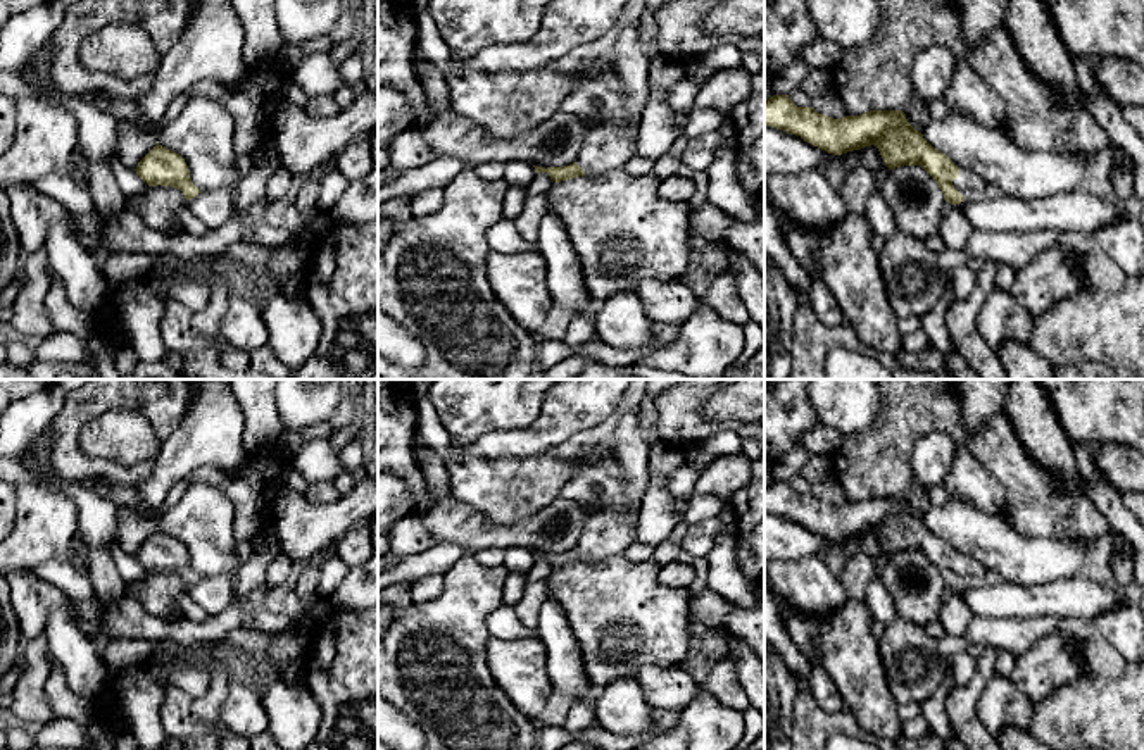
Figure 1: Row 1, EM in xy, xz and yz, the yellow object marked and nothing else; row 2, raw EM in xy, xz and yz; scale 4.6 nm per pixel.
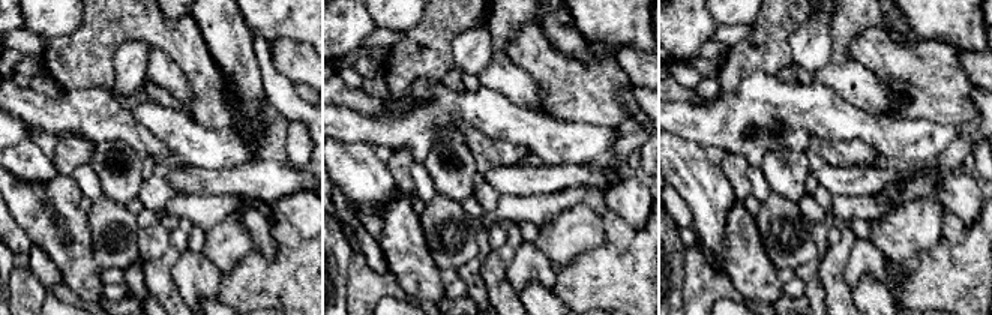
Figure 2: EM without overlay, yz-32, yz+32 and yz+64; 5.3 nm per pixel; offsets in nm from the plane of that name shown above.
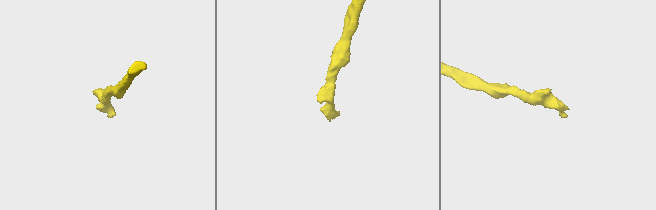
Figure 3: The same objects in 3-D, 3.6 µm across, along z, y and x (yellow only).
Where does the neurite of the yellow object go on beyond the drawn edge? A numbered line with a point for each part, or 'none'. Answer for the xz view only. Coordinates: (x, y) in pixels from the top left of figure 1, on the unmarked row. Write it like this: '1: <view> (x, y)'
1: xz (625, 619)

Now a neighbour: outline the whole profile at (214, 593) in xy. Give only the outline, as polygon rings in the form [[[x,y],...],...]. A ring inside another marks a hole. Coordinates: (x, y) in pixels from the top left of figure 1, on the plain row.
[[[228,576],[200,578],[195,584],[188,586],[186,595],[204,609],[209,617],[214,617],[233,603],[233,579]]]

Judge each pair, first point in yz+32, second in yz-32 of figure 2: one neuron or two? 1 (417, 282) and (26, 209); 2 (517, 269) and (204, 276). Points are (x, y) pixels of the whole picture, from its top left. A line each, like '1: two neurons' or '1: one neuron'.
1: one neuron
2: one neuron

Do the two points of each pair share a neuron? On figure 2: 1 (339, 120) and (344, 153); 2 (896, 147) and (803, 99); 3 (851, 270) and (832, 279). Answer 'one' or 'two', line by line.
1: two
2: one
3: two

